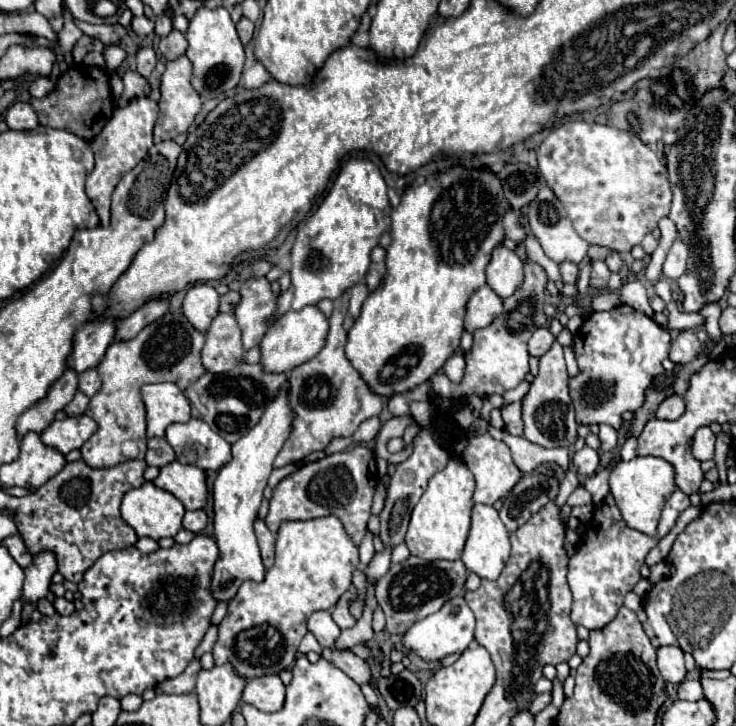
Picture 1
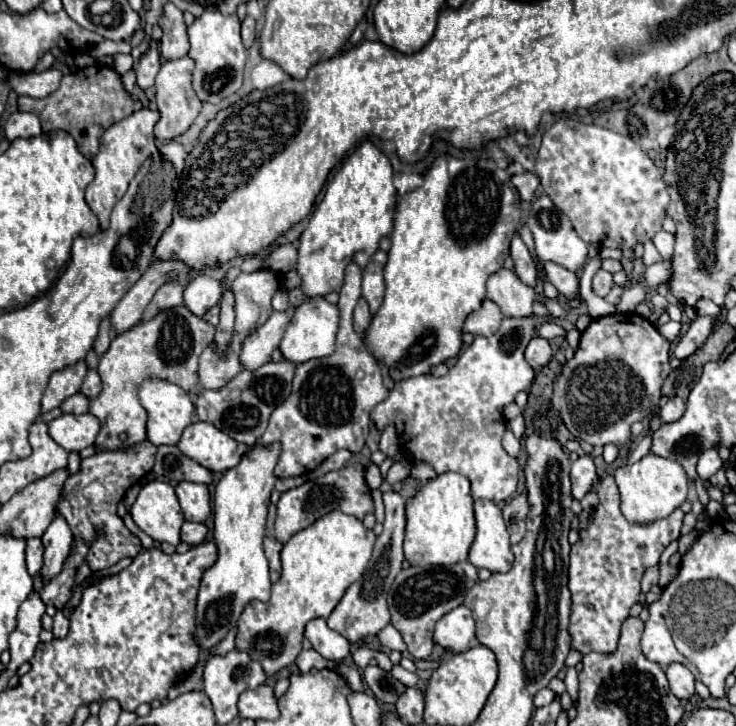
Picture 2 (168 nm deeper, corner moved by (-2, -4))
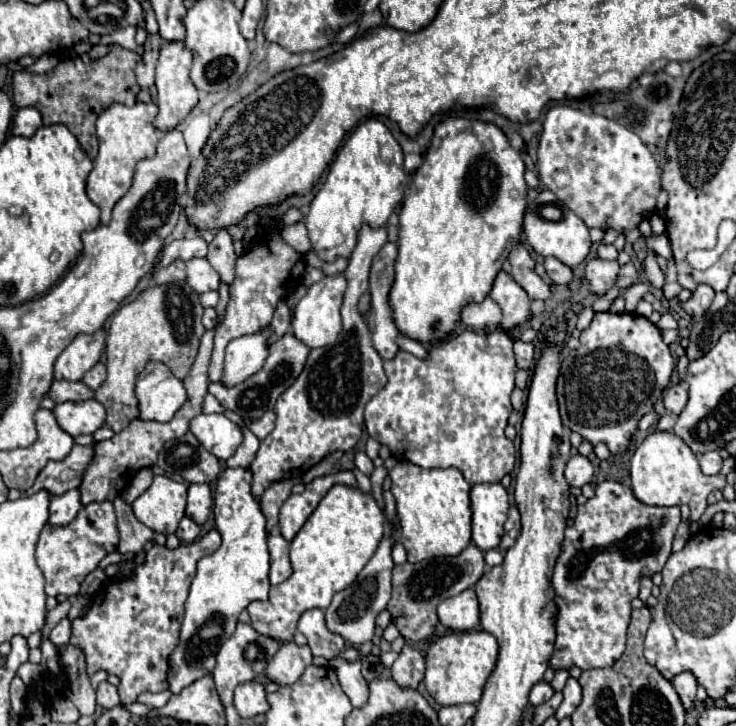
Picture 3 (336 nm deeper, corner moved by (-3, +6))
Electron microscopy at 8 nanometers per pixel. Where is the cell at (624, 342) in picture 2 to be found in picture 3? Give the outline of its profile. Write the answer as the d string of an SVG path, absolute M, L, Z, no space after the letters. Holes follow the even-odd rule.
M596 313L580 335L580 347L568 351L558 375L558 405L562 423L592 445L606 443L612 453L622 453L644 413L660 399L676 361L662 341L660 329L638 313Z

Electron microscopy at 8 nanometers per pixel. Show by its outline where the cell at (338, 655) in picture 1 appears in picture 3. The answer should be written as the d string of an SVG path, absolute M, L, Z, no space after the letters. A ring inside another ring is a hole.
M292 641L284 643L268 663L266 675L280 685L292 685L308 667L308 655L308 645L296 645Z

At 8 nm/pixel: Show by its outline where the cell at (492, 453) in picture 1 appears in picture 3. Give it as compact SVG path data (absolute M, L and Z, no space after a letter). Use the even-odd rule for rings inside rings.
M496 329L492 333L464 331L458 337L454 335L432 347L428 361L422 361L412 353L398 351L394 359L384 363L388 377L386 387L366 405L364 419L368 435L388 445L392 455L400 461L410 461L420 467L458 467L470 485L500 483L504 475L512 473L516 463L516 447L504 435L512 413L510 393L518 371L512 345L512 331Z

